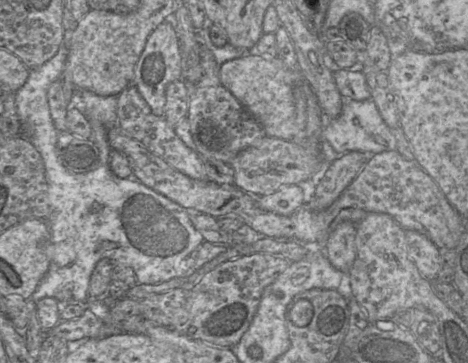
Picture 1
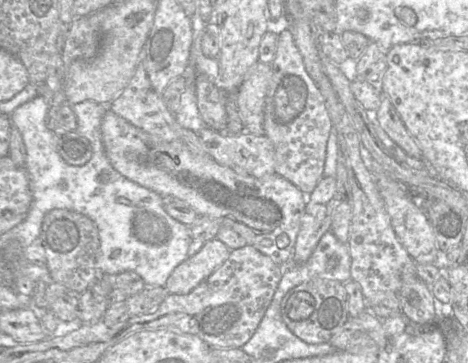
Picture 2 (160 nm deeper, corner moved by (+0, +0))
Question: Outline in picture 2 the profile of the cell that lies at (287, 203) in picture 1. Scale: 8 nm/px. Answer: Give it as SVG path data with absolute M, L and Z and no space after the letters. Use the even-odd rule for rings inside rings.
M111 109L102 119L101 134L106 155L121 175L162 197L184 200L198 216L208 216L231 228L276 264L292 263L306 204L303 192L290 181L276 173L254 177L240 168L220 164L208 154L196 154L182 140L167 142L142 131Z

